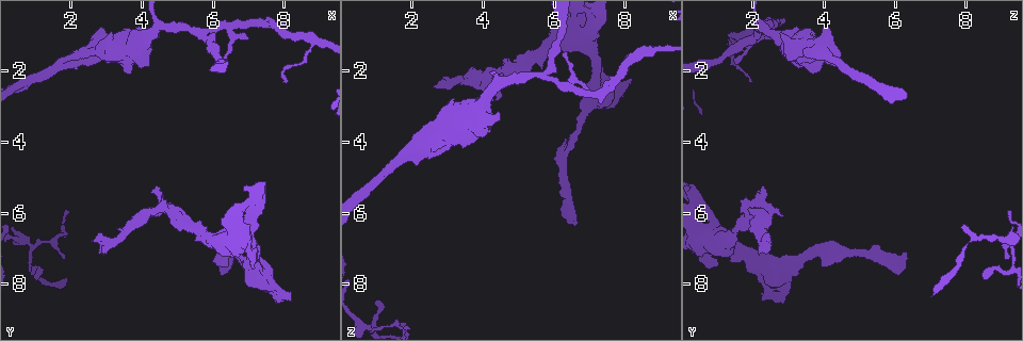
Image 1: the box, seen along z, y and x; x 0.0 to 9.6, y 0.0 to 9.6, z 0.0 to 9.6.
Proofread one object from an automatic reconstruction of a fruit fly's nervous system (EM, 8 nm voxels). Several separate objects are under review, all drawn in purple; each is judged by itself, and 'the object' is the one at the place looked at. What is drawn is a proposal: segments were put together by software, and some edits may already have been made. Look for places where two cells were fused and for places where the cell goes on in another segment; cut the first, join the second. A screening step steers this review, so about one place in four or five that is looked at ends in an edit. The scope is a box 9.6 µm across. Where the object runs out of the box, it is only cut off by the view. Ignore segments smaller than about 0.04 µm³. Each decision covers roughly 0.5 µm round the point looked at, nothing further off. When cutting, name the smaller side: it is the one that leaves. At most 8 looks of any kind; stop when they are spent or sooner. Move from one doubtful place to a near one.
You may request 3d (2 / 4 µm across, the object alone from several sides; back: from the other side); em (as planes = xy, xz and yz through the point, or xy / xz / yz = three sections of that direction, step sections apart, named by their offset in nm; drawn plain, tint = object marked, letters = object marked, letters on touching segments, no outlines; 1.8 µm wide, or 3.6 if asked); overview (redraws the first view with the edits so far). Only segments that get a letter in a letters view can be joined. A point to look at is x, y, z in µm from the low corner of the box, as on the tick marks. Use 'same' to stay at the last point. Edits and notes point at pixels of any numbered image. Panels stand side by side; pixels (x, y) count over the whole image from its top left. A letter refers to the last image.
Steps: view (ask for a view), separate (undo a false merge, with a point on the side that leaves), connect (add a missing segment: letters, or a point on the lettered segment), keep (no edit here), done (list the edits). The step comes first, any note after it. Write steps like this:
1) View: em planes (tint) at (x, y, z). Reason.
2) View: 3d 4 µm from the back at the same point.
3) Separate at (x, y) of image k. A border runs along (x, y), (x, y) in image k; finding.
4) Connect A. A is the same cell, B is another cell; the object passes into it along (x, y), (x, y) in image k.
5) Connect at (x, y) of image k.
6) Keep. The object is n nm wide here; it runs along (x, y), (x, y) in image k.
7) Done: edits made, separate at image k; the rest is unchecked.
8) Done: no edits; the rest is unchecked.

View: em planes (letters) at (2.55, 6.80, 2.35). Free end.

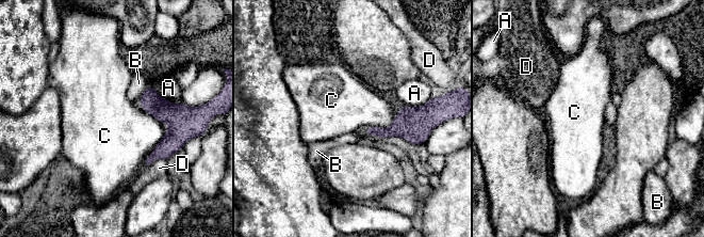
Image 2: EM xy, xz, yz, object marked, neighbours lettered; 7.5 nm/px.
Keep. The longest contact is with A, 280 nm; A, B, C and D are other cells; it runs along (149, 89), (172, 120), (164, 156) in image 2; no lettered segment goes on from it.

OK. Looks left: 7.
View: em planes (letters) at (2.05, 1.85, 4.65). Thick end.

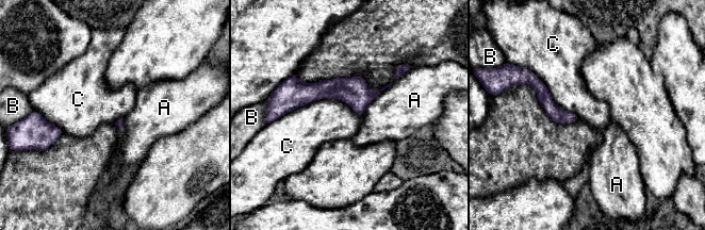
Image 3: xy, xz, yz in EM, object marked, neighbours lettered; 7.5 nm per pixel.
Keep. A, B and C are other cells; it runs along (373, 95), (314, 91), (287, 104) in image 3; none of them fits.

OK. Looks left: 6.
View: 3d 2 µm at (1.00, 7.85, 8.50). An open end.

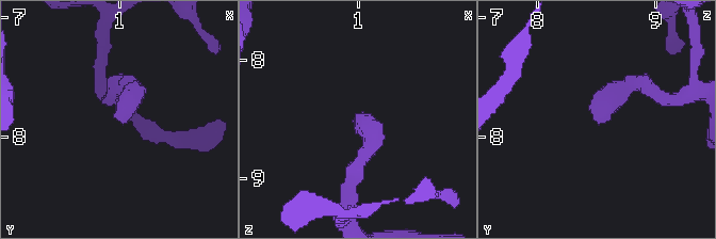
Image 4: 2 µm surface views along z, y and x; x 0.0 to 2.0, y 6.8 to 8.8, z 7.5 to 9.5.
View: em planes (letters) at (1.04, 7.90, 8.54). Need the tissue.

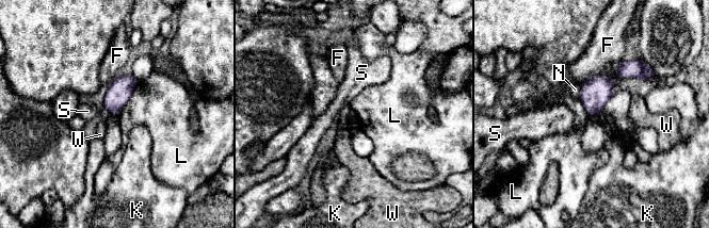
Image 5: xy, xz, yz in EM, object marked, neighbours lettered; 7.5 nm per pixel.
Keep. The object is 170 nm wide here; F, K, L, N, S and W are other cells; a border runs along (138, 81), (130, 98), (116, 115) in image 5; none of them fits.

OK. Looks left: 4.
Done: no edits; the rest is unchecked.

